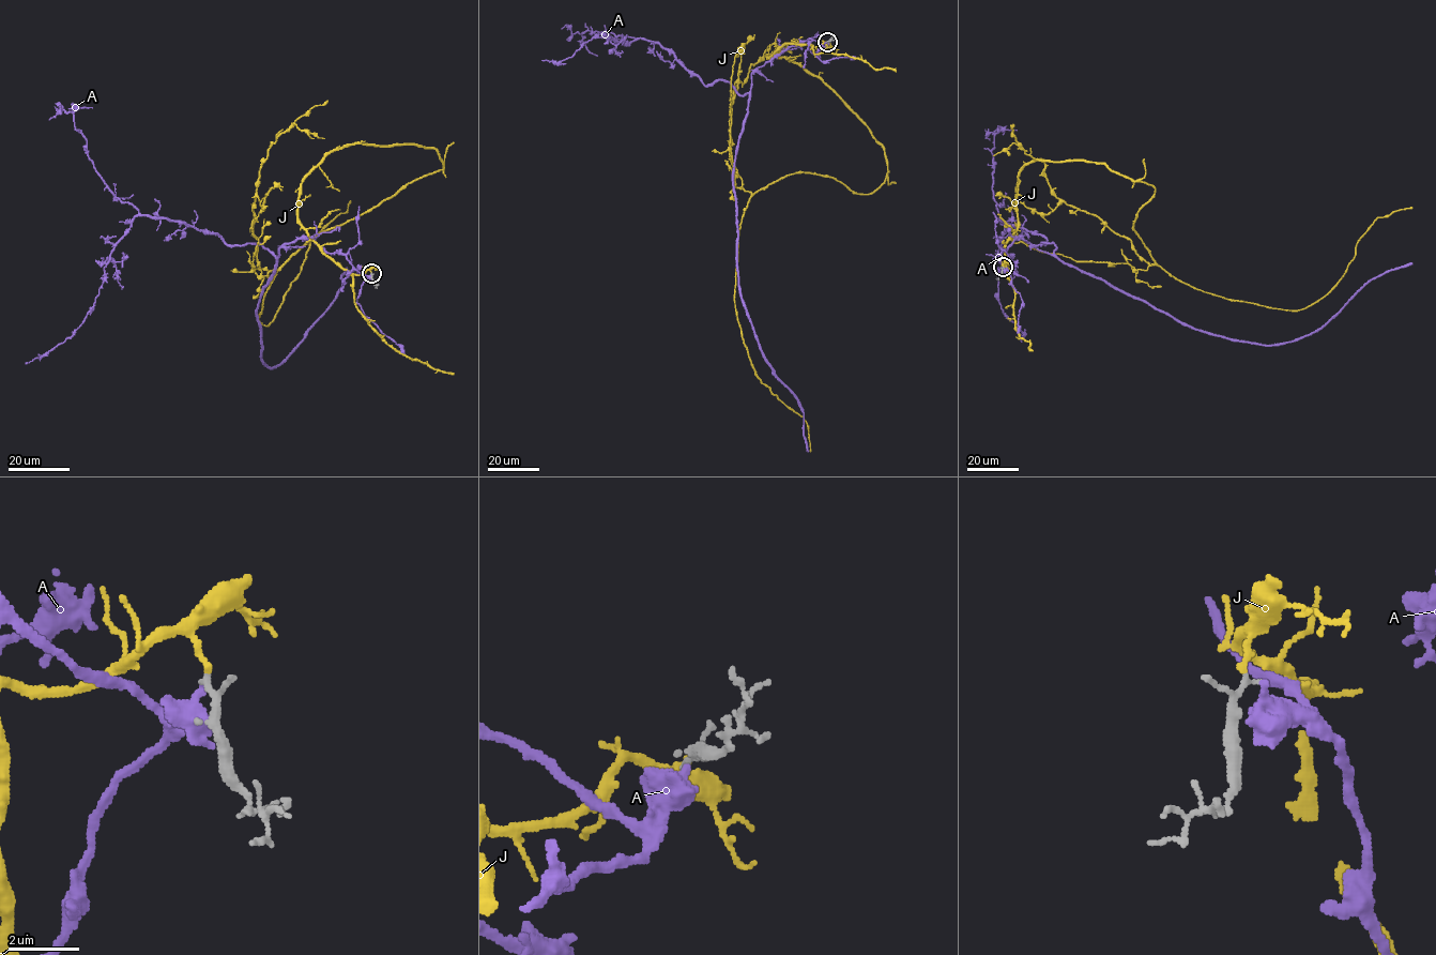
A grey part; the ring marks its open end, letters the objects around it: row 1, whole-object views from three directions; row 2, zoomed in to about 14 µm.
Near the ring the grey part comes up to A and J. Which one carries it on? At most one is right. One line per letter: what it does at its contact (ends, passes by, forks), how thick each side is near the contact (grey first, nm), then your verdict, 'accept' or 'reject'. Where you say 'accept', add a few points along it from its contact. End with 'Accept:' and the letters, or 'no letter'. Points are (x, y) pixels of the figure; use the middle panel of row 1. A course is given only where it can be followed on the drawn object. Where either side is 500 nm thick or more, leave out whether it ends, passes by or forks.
A: it ends; calibres 100 and 320 nm; reject
J: it ends; calibres 120 and 180 nm; accept; course (827, 42), (766, 56), (833, 91), (887, 177), (757, 192), (734, 293), (810, 451)
Accept: J

